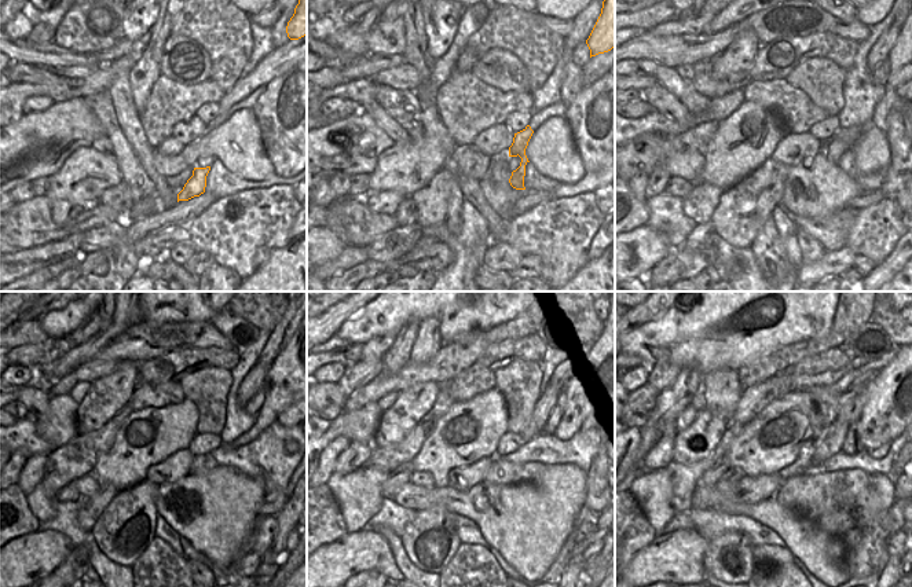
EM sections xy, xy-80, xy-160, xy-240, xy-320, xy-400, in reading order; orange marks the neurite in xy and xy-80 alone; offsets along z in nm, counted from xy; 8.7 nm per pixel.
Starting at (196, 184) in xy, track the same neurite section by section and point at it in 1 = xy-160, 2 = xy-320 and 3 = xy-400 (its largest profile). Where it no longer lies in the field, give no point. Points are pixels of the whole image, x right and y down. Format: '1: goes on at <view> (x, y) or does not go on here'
1: goes on at xy-160 (841, 142)
2: goes on at xy-320 (586, 395)
3: goes on at xy-400 (894, 397)

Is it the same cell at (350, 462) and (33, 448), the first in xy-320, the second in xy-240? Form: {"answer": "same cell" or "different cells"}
{"answer": "different cells"}

